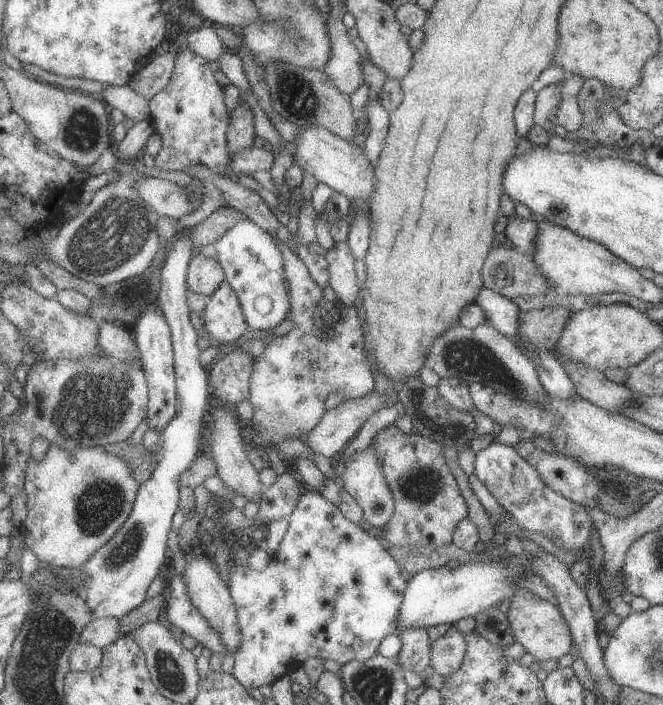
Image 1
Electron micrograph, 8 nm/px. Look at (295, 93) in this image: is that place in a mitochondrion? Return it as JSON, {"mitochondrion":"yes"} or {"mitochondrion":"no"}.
{"mitochondrion":"yes"}

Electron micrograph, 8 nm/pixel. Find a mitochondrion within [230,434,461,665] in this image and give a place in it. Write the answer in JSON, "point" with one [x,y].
{"point":[420,486]}

